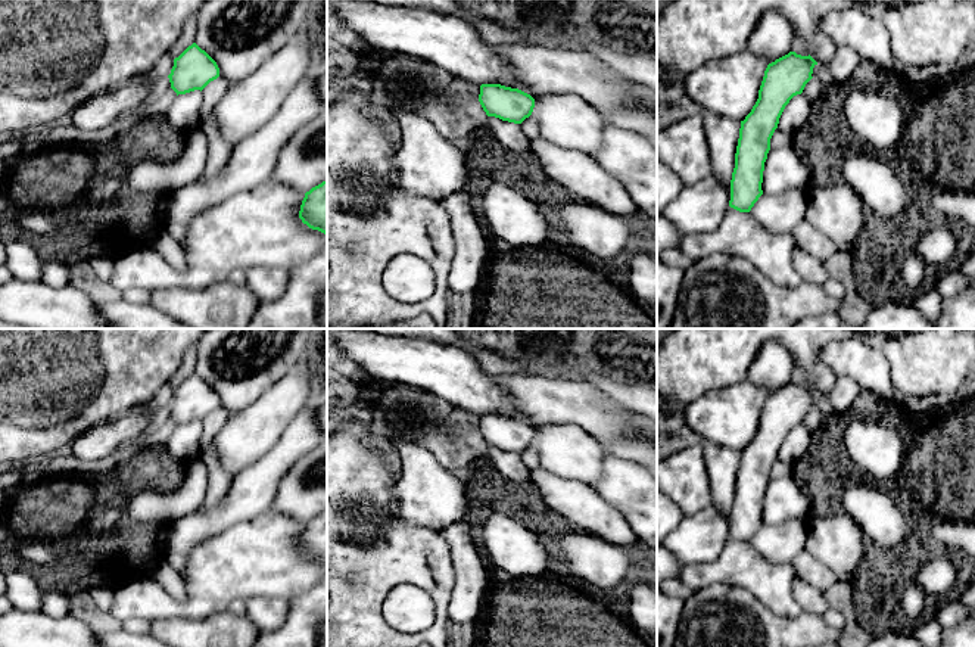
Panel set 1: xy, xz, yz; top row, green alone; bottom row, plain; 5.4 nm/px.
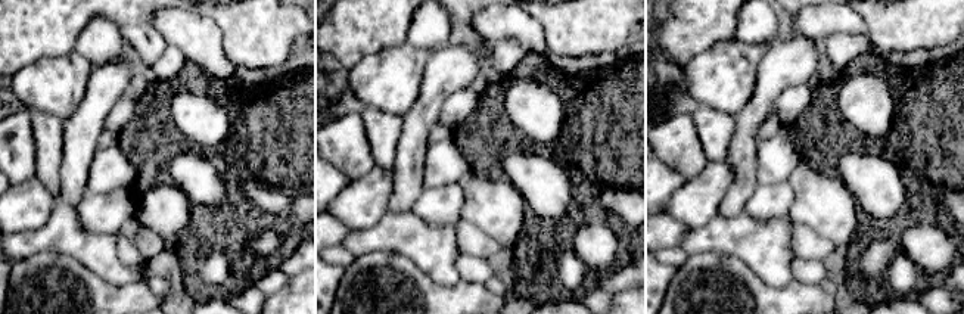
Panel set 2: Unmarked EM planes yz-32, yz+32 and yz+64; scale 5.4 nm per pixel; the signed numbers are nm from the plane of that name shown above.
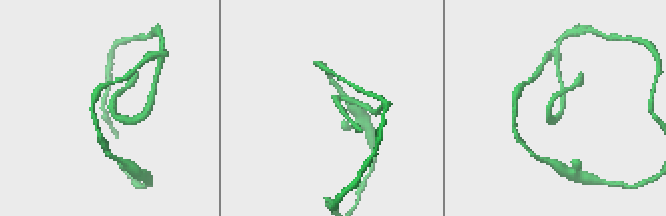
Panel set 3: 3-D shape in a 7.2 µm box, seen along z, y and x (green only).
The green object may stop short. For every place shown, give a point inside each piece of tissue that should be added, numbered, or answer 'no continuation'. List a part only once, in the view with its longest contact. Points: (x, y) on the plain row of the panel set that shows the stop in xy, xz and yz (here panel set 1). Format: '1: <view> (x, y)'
no continuation

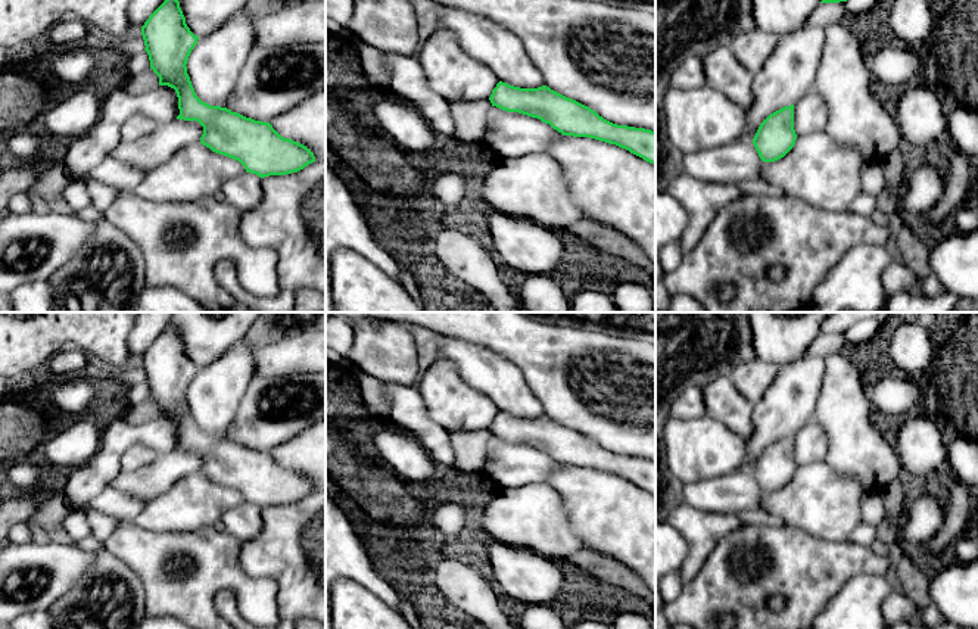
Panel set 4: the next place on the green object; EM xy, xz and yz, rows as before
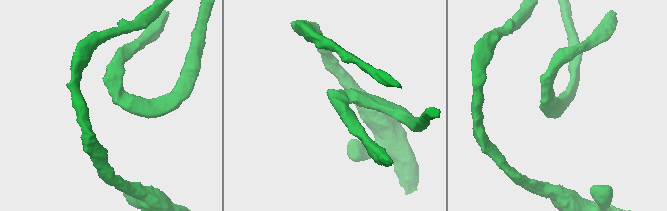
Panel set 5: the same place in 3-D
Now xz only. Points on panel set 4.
no continuation

